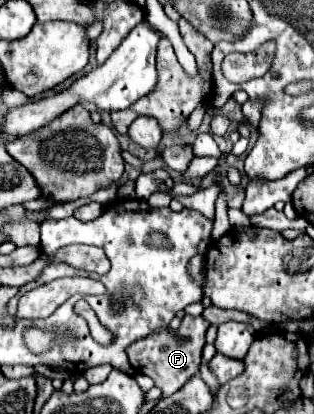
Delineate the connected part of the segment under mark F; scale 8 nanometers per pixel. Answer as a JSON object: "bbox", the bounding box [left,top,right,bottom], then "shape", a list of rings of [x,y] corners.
{"bbox":[127,315,209,397],"shape":[[[185,315],[181,321],[181,327],[177,331],[163,327],[159,331],[153,331],[151,335],[139,339],[137,343],[133,343],[127,351],[129,361],[131,361],[133,369],[141,371],[143,375],[147,375],[155,381],[155,387],[159,387],[163,391],[163,397],[169,397],[169,395],[177,393],[189,379],[199,375],[207,327],[209,327],[209,323],[203,317]]]}

